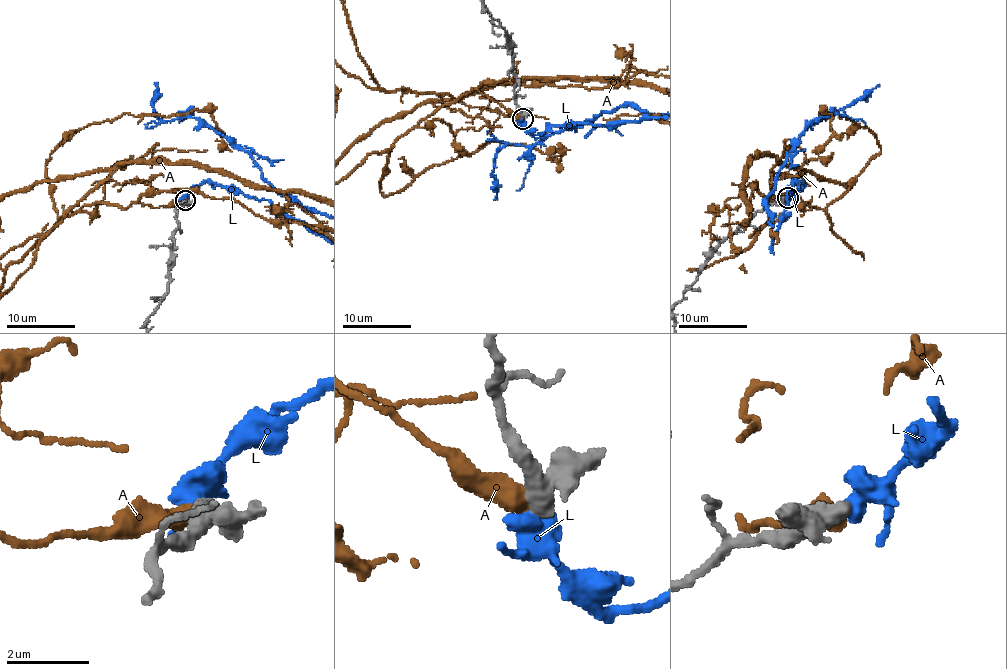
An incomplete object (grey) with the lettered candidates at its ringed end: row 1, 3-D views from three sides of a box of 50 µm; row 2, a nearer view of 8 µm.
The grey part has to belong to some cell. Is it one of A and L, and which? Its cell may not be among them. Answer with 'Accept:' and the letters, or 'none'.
Accept: none

